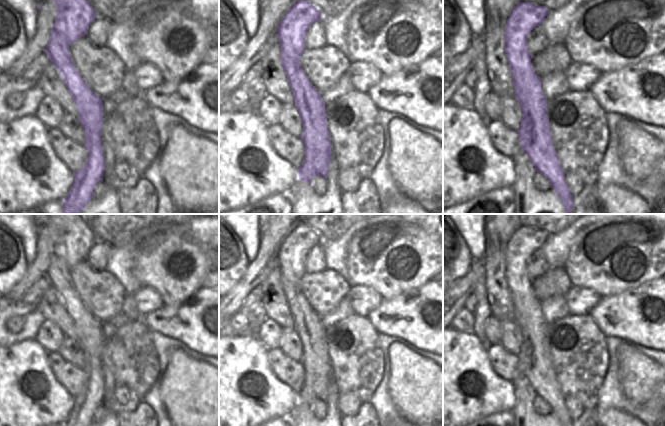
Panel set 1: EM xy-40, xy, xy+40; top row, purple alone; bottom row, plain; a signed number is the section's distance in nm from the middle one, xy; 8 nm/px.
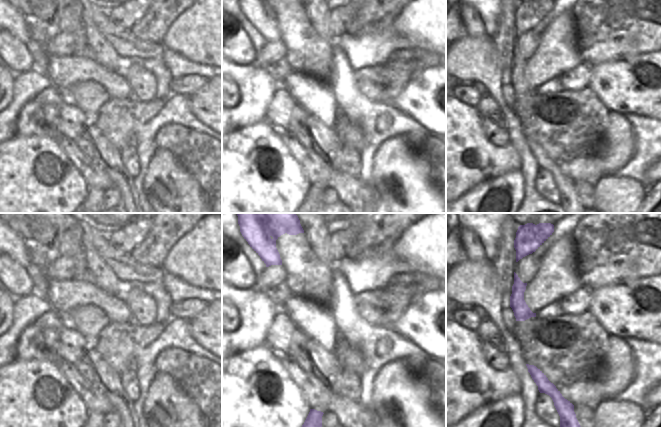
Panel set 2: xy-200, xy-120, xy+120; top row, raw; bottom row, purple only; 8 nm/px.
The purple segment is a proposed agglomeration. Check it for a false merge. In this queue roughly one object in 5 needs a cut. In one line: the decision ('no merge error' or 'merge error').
merge error

